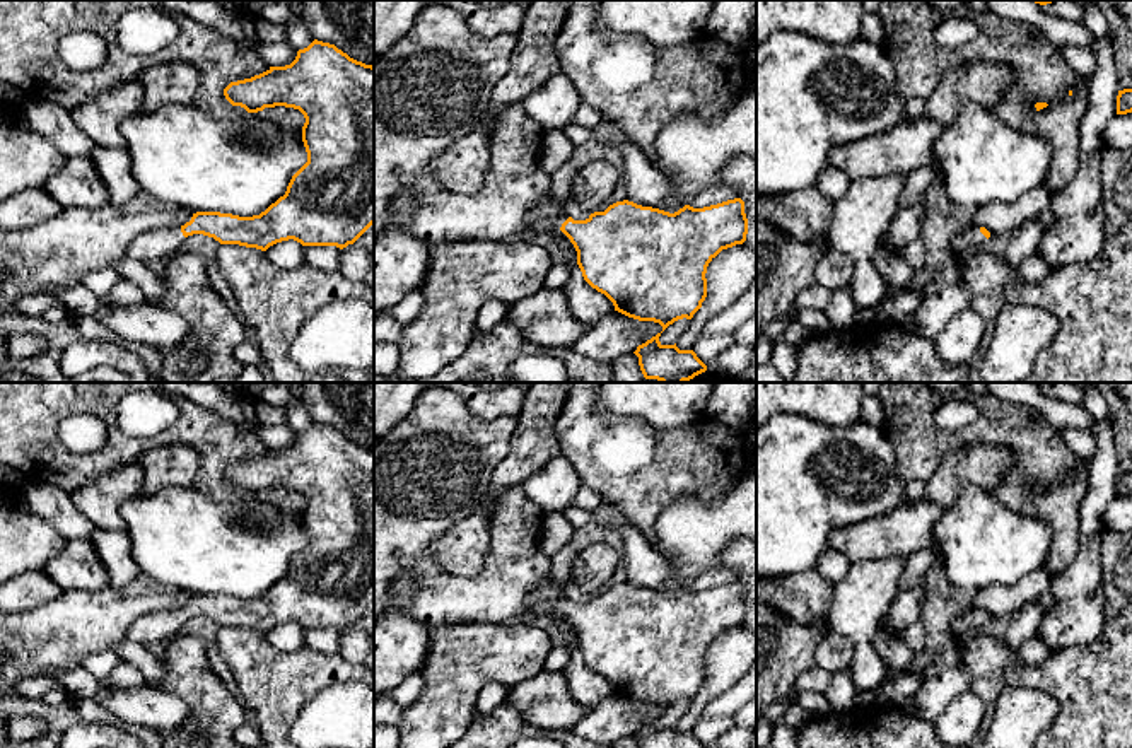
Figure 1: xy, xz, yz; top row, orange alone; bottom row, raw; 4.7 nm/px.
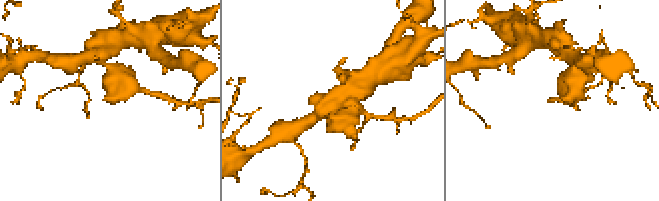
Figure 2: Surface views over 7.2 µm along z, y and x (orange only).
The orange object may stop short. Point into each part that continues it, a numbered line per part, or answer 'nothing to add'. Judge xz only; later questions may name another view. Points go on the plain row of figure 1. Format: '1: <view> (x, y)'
1: xz (548, 598)

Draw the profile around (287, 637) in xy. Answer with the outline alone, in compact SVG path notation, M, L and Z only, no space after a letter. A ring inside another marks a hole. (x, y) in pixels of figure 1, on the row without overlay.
M294 622L277 625L270 628L265 635L275 649L283 652L294 652L306 646L304 628Z

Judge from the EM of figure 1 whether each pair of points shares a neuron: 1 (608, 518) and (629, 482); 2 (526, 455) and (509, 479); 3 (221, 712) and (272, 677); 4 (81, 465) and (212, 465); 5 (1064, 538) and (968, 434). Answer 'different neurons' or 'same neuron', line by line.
1: different neurons
2: same neuron
3: different neurons
4: same neuron
5: same neuron

